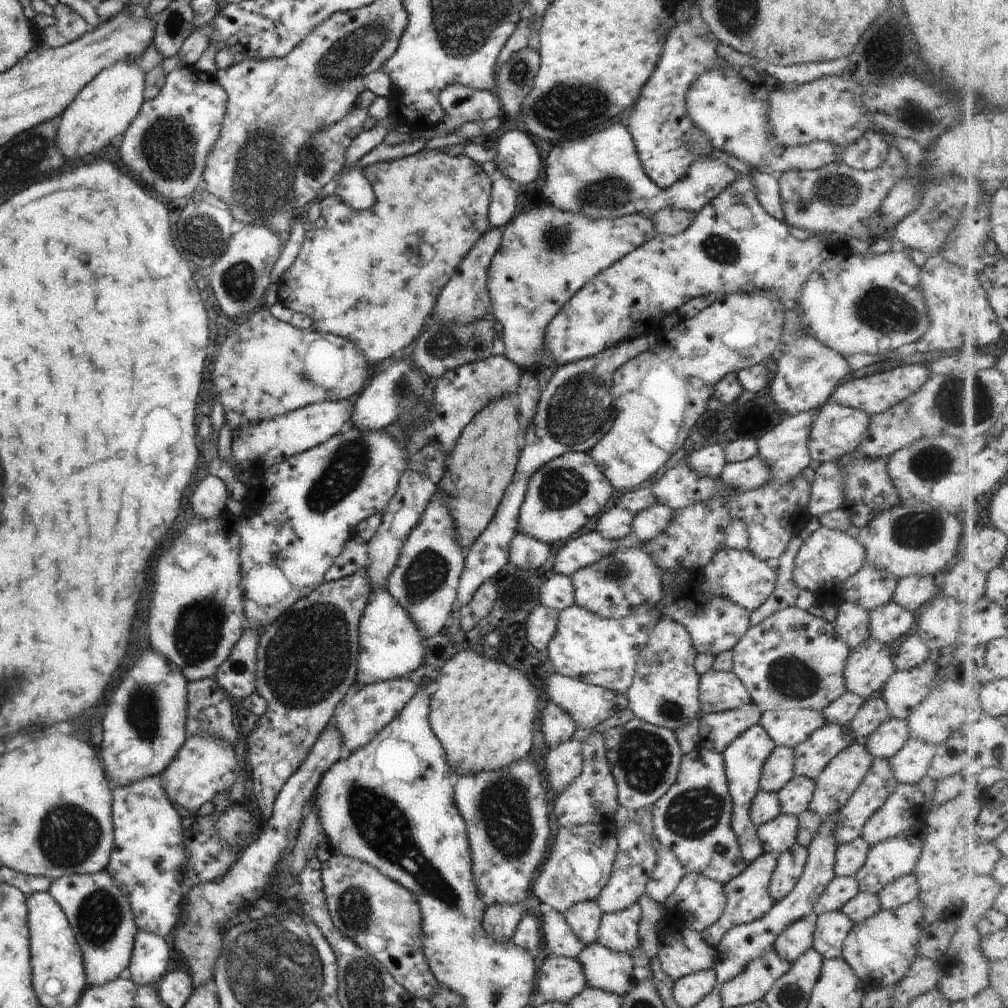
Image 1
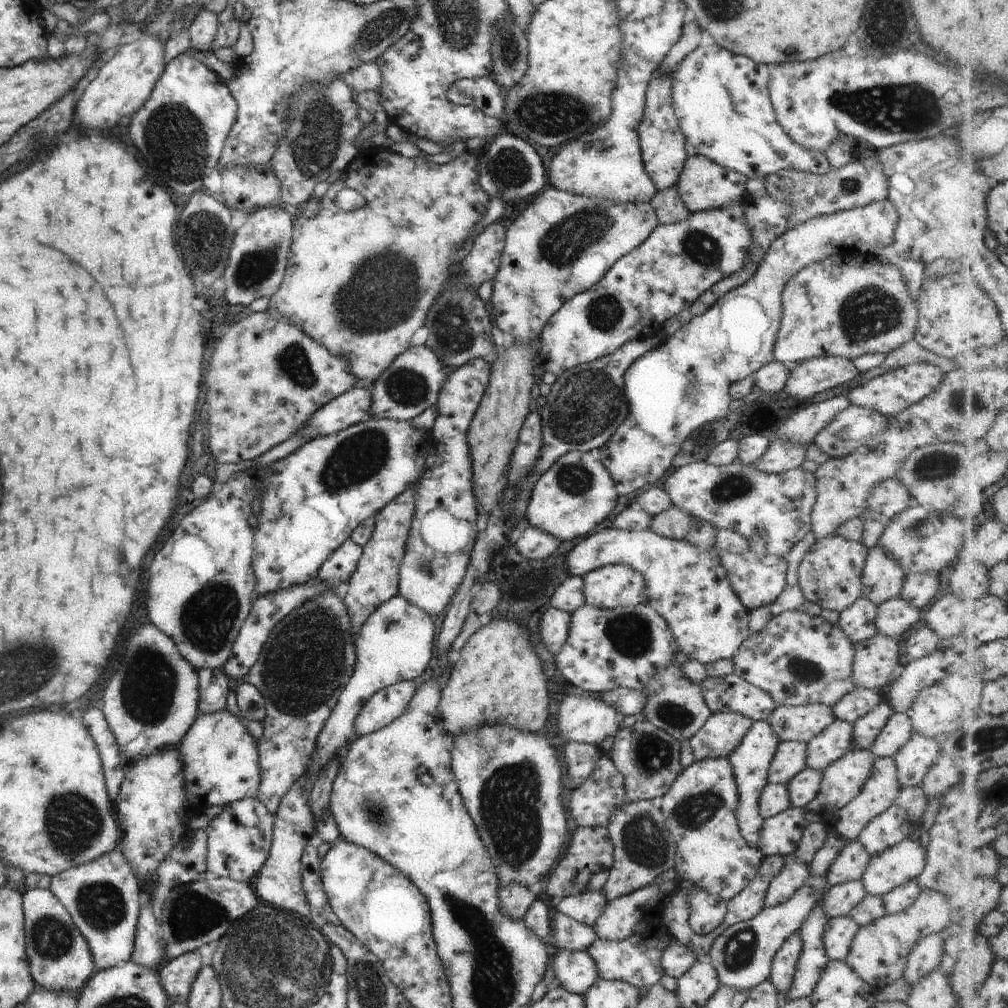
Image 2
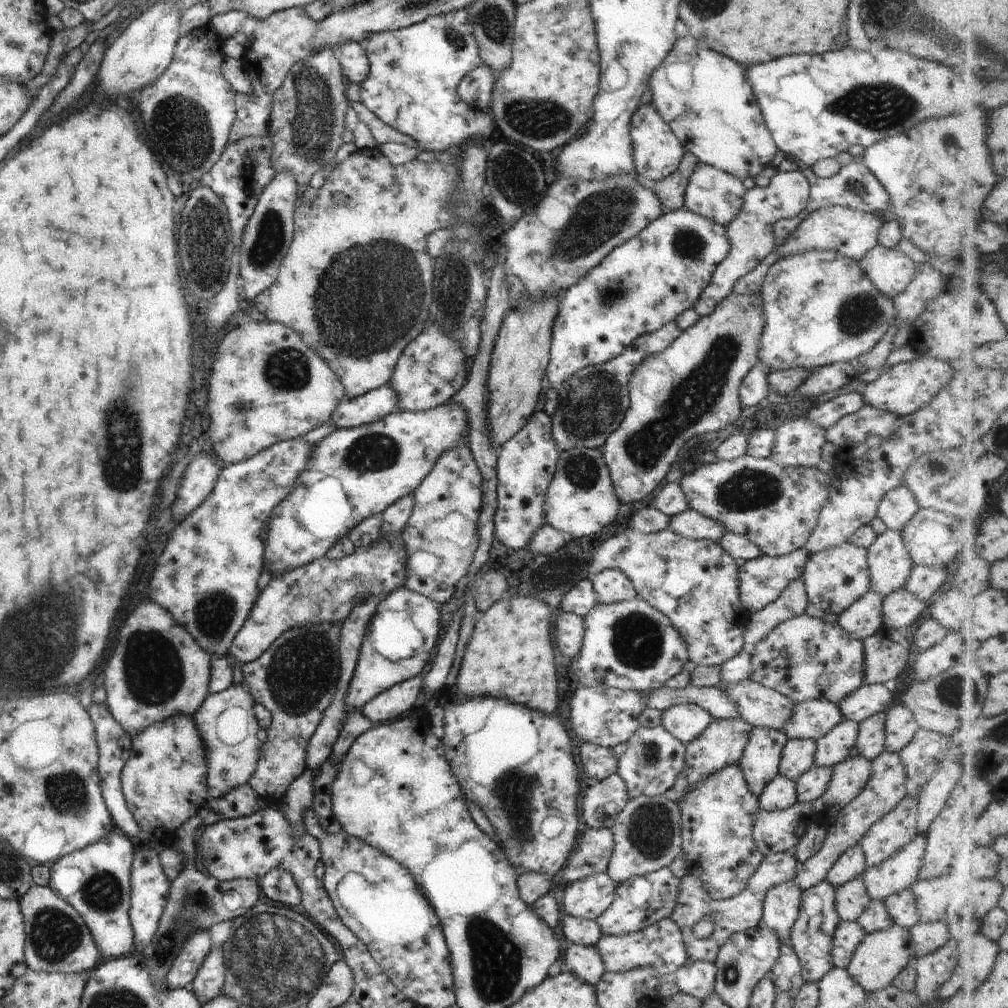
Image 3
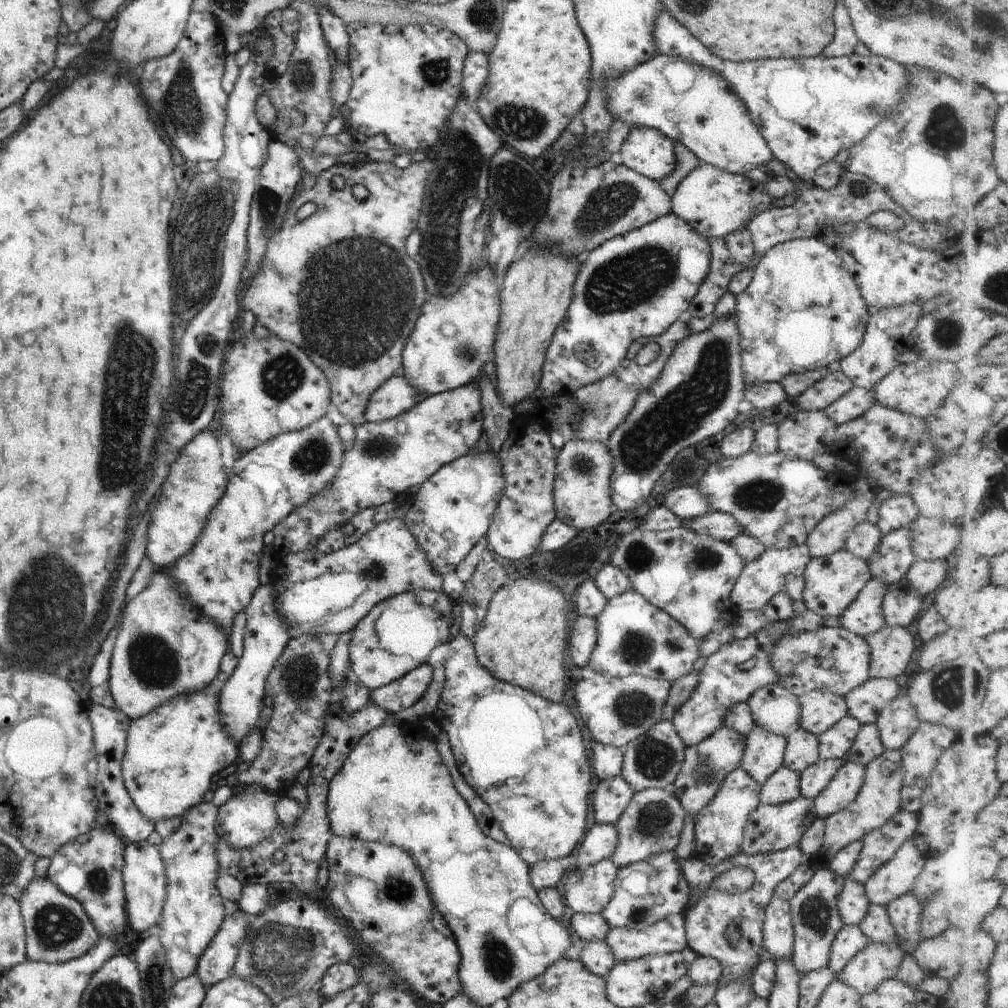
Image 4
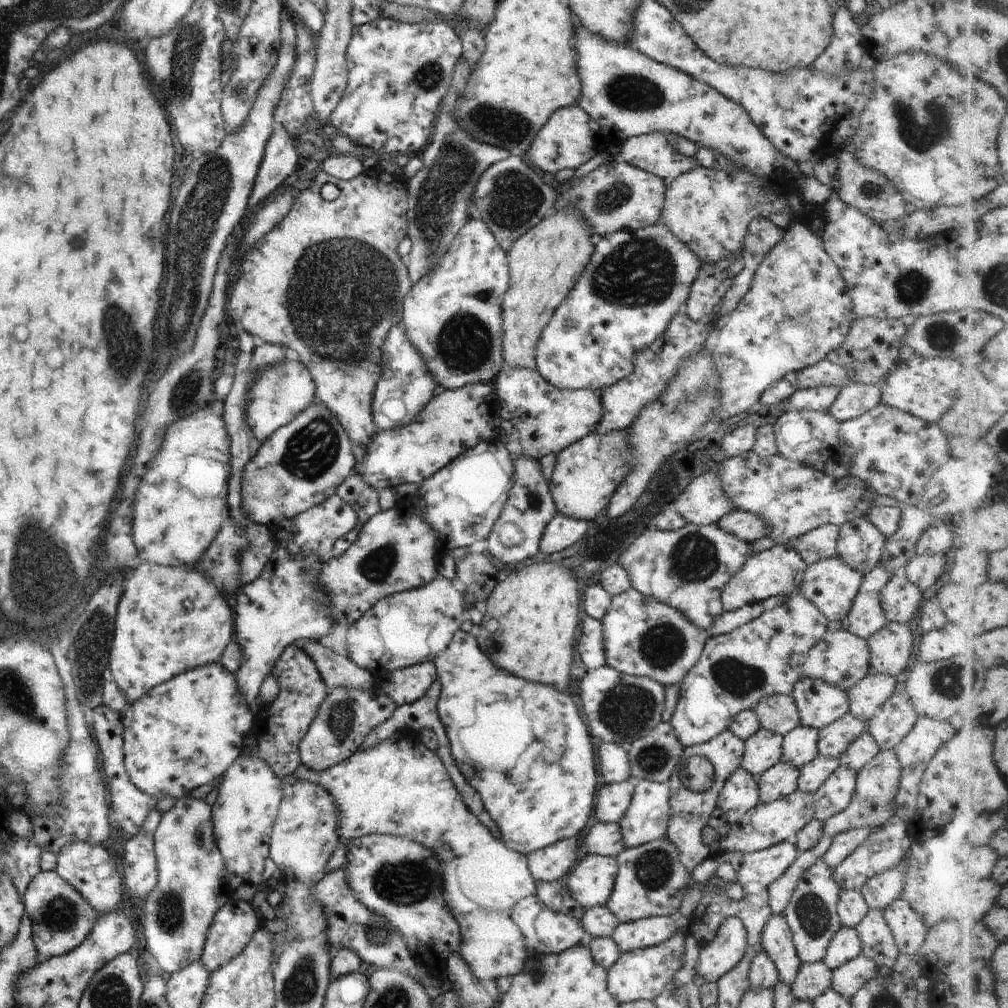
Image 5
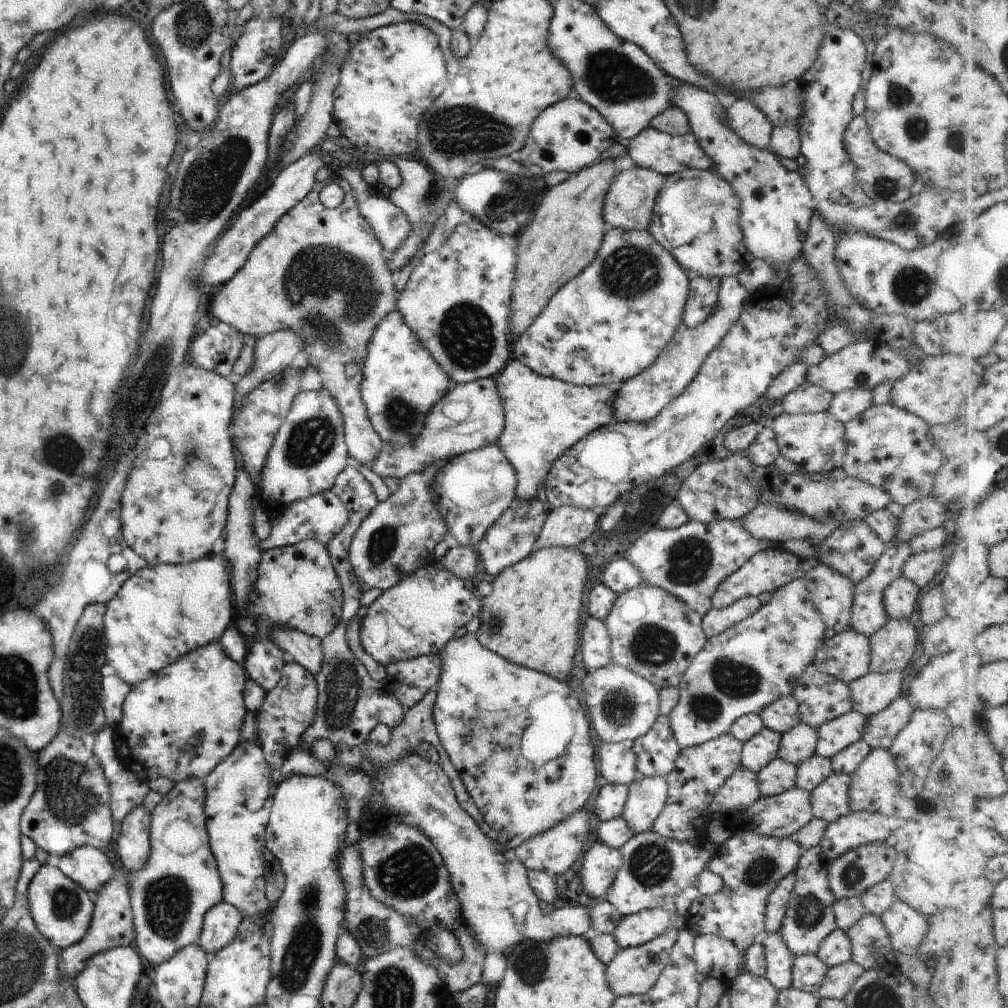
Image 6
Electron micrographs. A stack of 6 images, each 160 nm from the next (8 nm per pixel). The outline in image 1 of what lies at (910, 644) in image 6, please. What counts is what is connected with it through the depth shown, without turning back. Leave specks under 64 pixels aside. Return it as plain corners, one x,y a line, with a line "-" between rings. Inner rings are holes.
866,639
858,648
851,649
845,668
846,688
851,693
857,694
866,700
879,694
895,670
892,656
894,651
889,645
882,644
879,640

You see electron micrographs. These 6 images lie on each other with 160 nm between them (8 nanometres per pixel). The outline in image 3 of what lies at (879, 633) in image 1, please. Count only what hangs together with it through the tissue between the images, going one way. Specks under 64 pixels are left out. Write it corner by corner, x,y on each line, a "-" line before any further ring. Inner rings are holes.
906,588
883,598
883,624
888,630
902,631
924,614
926,604

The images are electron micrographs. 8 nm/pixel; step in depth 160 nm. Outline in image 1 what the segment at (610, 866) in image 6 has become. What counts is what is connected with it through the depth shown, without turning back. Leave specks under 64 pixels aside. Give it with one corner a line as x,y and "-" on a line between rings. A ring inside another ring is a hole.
596,901
573,904
564,912
566,922
585,945
597,942
602,915

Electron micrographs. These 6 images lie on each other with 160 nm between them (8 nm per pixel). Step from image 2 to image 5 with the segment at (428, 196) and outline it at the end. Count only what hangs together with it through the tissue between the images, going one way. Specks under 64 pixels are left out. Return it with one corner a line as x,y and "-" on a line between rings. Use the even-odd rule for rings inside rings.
380,169
365,170
360,176
350,181
340,180
330,176
322,170
310,177
310,186
304,188
298,194
292,210
286,214
286,217
275,227
266,234
264,238
254,248
250,248
250,252
246,252
242,258
242,268
240,269
240,276
238,280
232,282
230,290
228,291
228,300
226,300
226,315
233,325
236,325
254,338
261,341
268,342
272,345
286,346
298,353
302,365
310,372
314,386
316,386
316,397
338,418
340,425
344,428
346,435
351,442
356,442
358,446
369,446
370,438
374,434
379,434
379,429
375,426
372,413
373,397
376,389
376,384
380,379
380,362
382,361
382,344
384,338
388,334
388,330
394,326
394,322
400,323
402,318
402,300
410,288
412,282
408,276
408,270
404,261
398,256
396,246
398,242
404,238
407,232
407,181
408,179
403,174
392,175
383,172
-
332,183
340,190
340,195
336,200
328,202
321,196
322,187

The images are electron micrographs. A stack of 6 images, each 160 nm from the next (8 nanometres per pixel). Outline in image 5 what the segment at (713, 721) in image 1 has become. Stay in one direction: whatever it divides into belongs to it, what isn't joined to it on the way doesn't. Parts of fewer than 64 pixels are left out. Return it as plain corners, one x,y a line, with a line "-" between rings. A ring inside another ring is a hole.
724,730
709,742
683,748
682,761
674,776
666,783
670,790
670,813
666,824
666,837
677,847
679,860
692,873
692,870
707,860
712,852
702,842
702,829
707,826
710,816
715,813
718,796
726,780
741,766
744,755
744,741

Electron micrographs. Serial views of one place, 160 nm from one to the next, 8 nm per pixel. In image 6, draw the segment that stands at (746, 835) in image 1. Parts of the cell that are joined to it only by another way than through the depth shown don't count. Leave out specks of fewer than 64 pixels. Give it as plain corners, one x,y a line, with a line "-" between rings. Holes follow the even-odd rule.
762,729
748,742
743,743
741,766
757,773
762,767
768,766
778,759
781,749
781,734
772,729

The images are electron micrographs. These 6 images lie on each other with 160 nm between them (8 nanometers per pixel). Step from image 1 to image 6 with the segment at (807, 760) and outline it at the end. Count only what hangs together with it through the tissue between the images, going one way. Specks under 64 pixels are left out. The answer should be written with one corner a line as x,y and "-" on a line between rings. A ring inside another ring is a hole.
850,711
819,726
815,754
831,759
841,750
862,739
865,722
864,715

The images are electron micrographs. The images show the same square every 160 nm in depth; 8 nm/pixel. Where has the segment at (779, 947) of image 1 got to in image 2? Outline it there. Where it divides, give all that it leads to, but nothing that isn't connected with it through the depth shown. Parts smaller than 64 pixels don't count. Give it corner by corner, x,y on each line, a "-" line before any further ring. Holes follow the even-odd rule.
796,931
781,944
774,955
769,980
776,987
778,994
785,995
789,991
802,949
801,934

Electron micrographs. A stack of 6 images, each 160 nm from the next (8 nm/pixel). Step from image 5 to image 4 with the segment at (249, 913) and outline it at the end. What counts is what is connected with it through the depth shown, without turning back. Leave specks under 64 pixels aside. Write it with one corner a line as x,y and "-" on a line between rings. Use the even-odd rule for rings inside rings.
239,910
225,917
220,930
199,958
196,976
205,990
232,974
238,954
237,948
250,928
250,923
243,918
244,915
245,912

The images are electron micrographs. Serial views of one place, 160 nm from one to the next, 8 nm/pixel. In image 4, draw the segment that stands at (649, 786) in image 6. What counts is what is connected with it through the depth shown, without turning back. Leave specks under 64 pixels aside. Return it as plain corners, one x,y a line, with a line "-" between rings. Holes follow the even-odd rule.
644,789
635,791
630,804
615,824
618,829
618,842
609,858
619,869
634,863
641,863
678,846
685,810
681,802
664,789

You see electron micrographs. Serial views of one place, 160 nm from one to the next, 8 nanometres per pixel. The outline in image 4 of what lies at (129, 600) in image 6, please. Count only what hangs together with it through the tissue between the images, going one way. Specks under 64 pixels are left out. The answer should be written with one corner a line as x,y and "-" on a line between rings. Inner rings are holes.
156,569
150,576
148,586
127,602
123,626
114,642
110,678
107,682
115,702
114,707
133,721
142,718
175,696
195,693
208,687
218,676
222,657
228,648
226,642
228,635
184,596
168,572

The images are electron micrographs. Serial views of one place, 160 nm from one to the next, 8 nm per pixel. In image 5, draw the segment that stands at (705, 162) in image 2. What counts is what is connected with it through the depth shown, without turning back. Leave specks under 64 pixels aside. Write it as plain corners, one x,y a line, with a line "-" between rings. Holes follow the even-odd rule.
705,167
680,174
666,188
660,216
660,222
696,254
700,264
714,264
738,254
742,256
748,226
757,217
765,217
784,230
793,220
786,199
764,190
760,180
748,172
727,173

